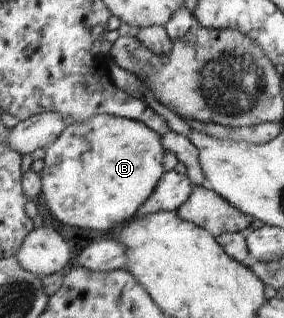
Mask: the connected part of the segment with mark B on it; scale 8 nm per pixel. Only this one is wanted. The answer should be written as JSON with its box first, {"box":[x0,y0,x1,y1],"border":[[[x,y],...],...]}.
{"box":[39,114,165,233],"border":[[[100,114],[84,123],[73,123],[45,151],[44,167],[39,173],[41,196],[58,221],[81,230],[108,233],[116,225],[134,218],[165,176],[165,147],[161,136],[144,122],[130,118]]]}

